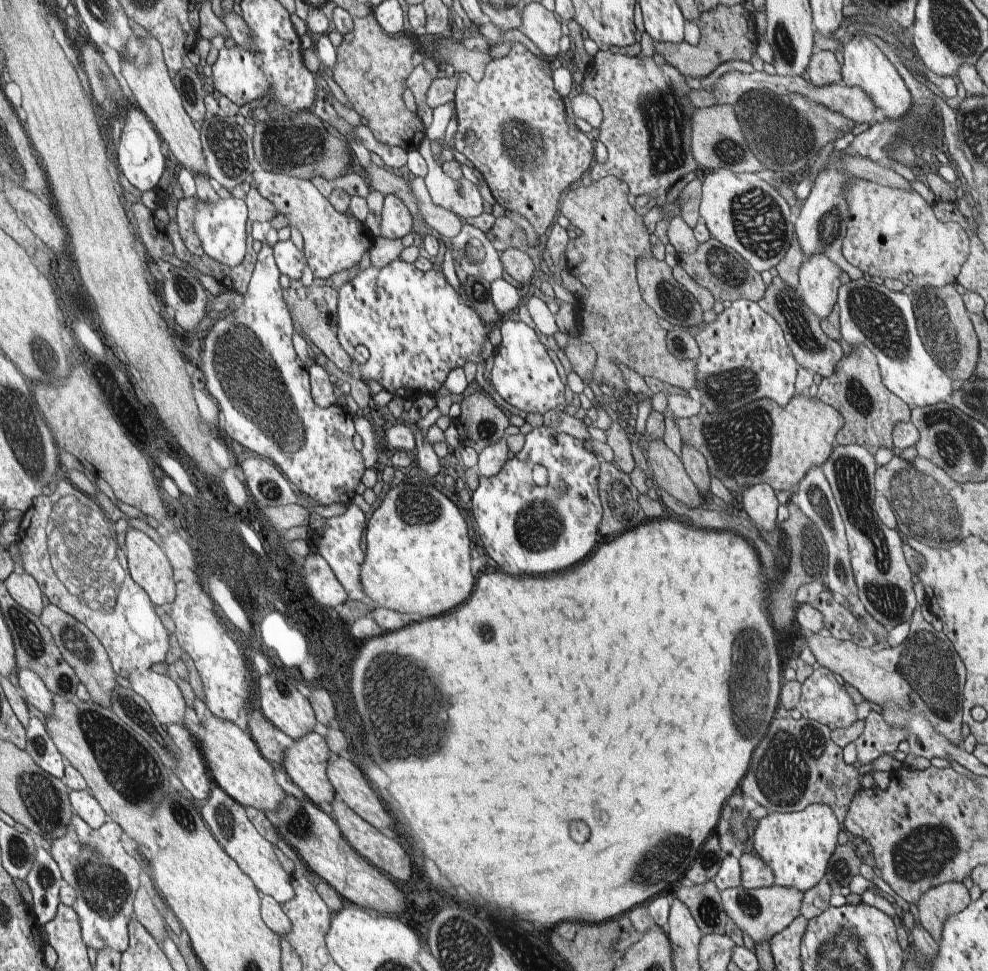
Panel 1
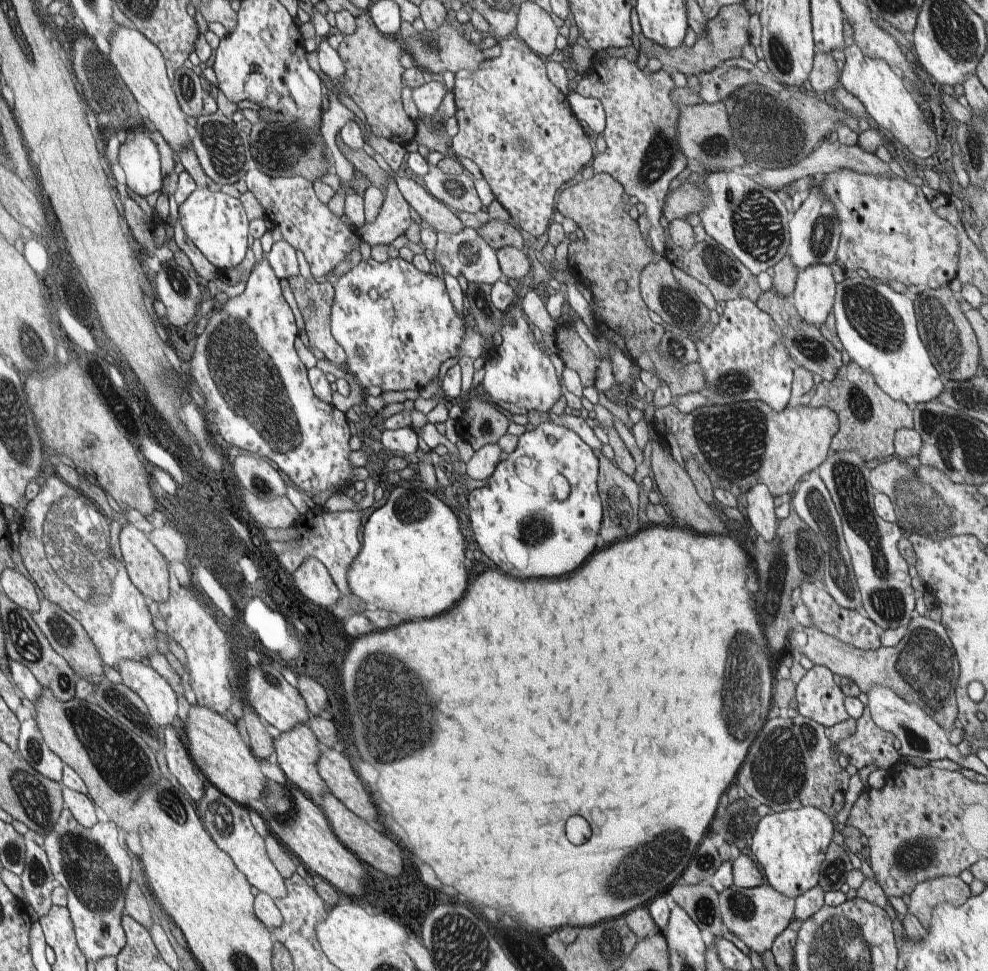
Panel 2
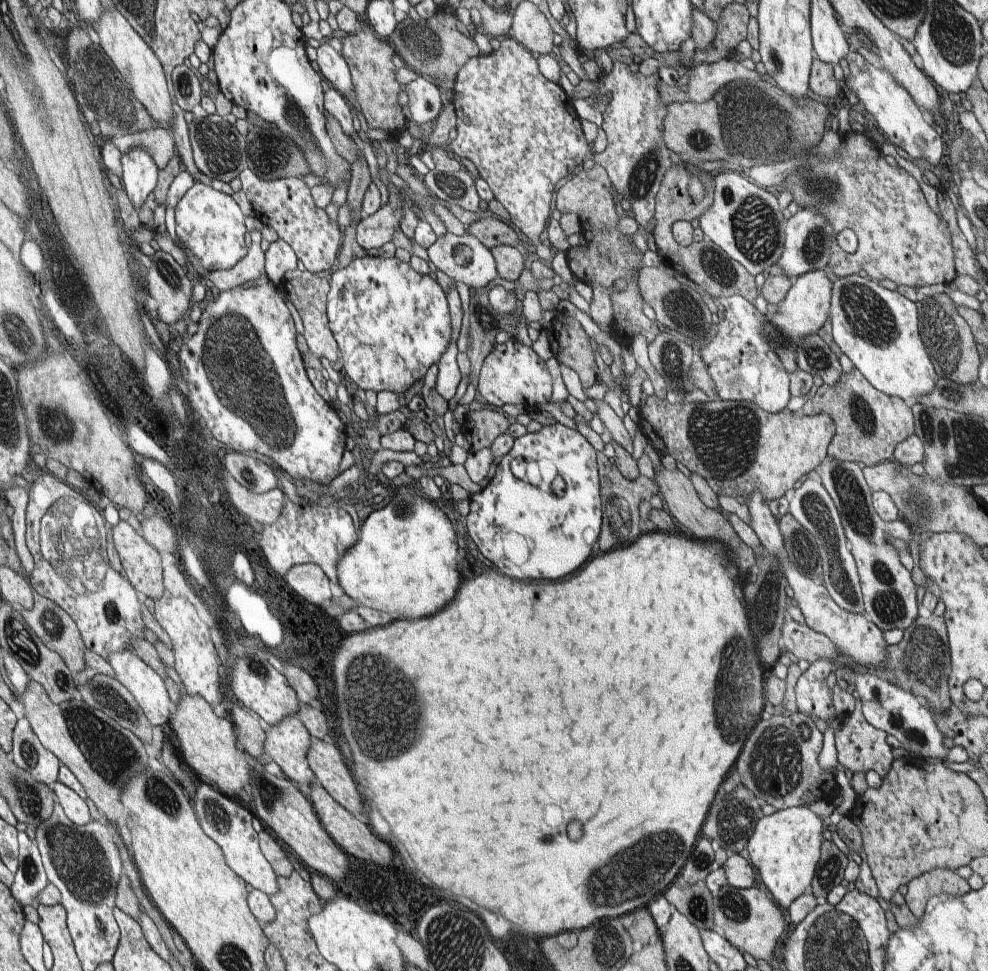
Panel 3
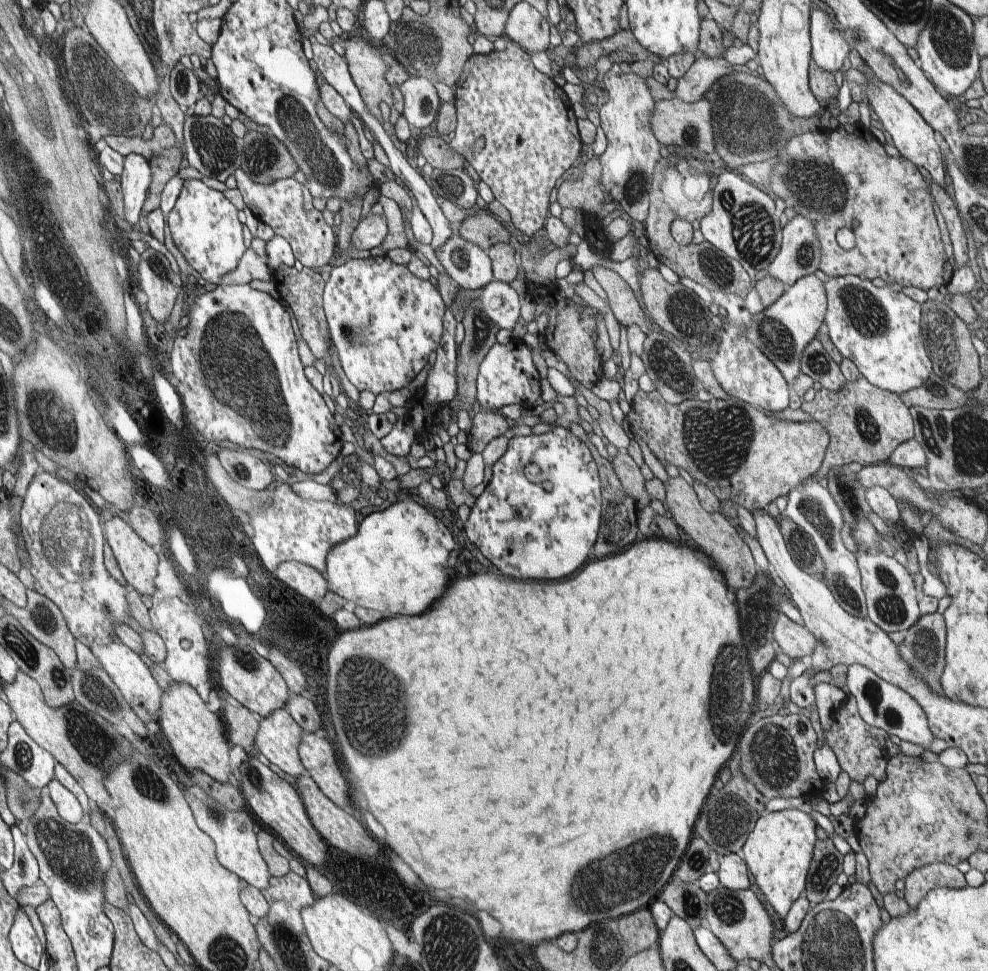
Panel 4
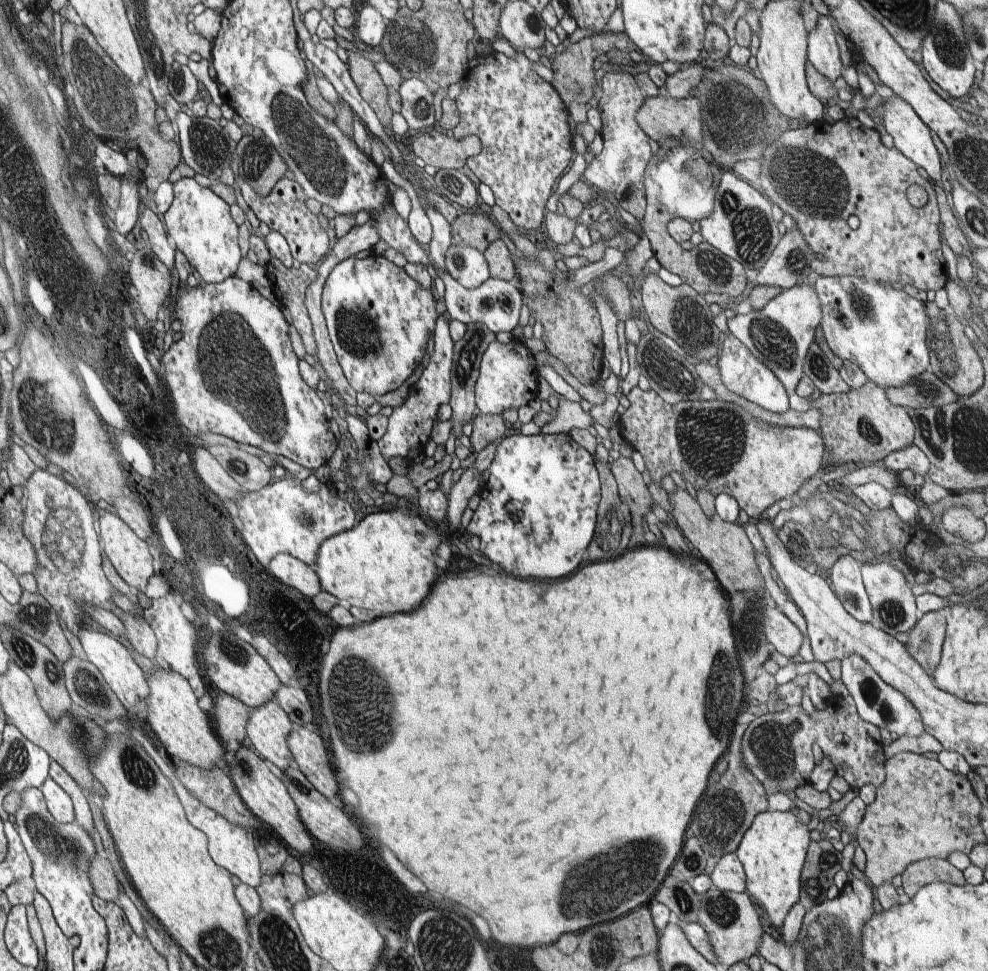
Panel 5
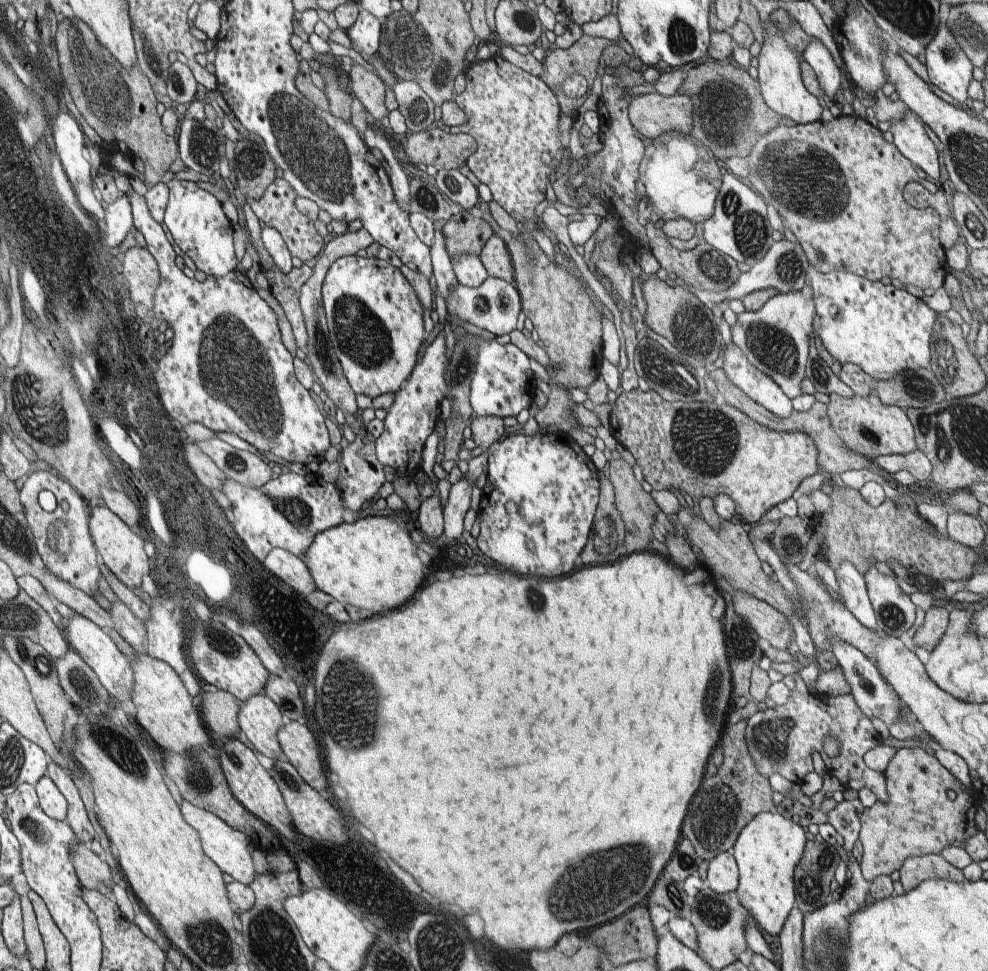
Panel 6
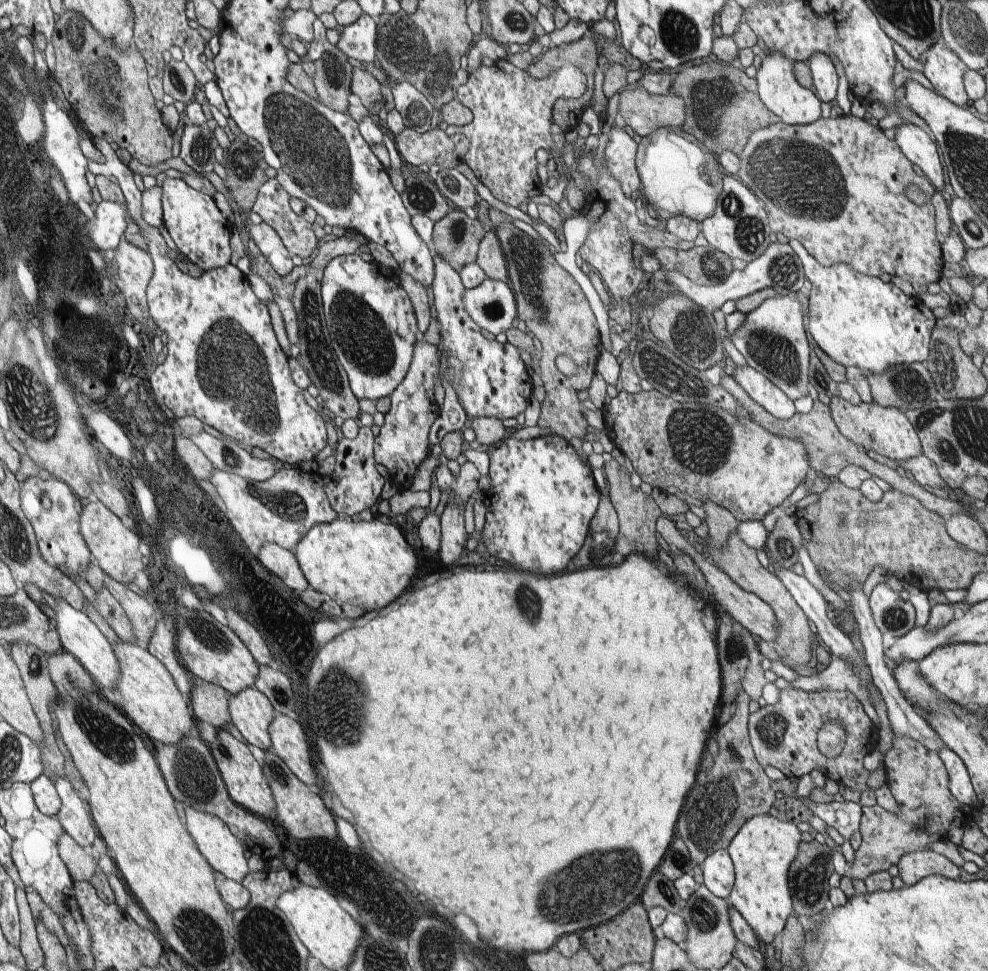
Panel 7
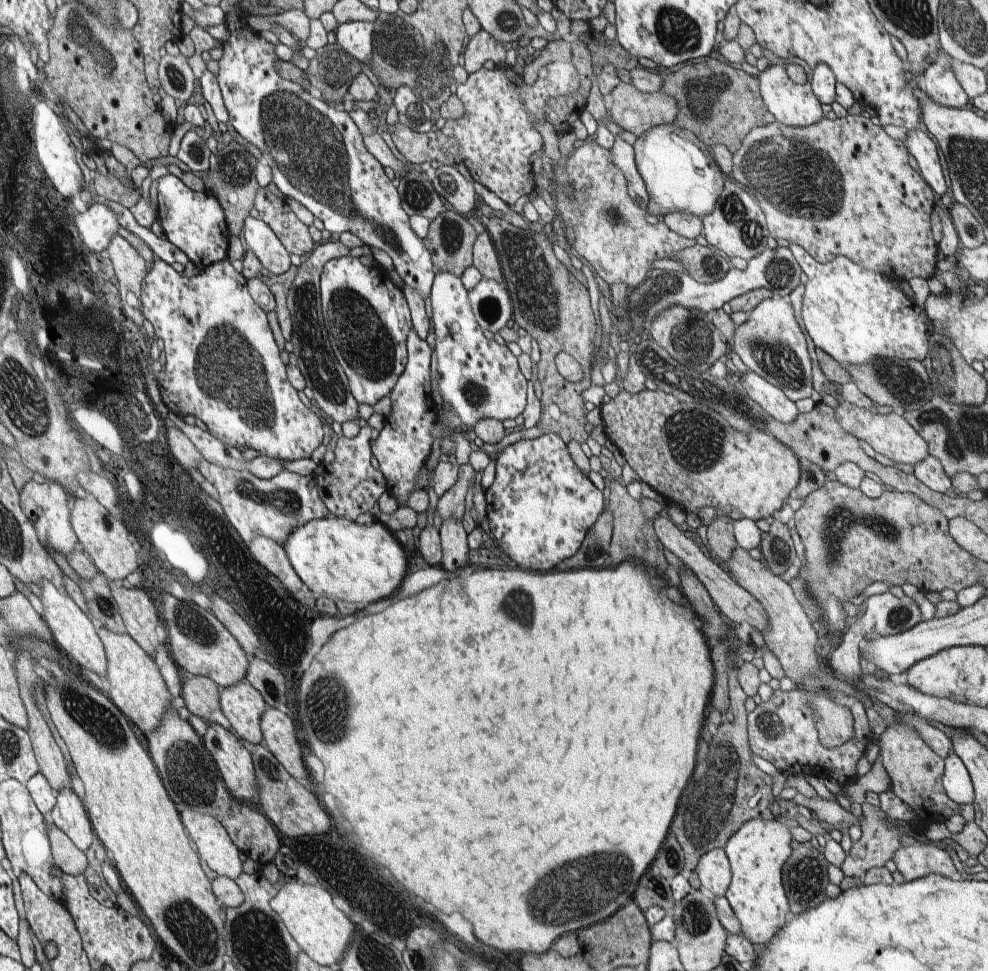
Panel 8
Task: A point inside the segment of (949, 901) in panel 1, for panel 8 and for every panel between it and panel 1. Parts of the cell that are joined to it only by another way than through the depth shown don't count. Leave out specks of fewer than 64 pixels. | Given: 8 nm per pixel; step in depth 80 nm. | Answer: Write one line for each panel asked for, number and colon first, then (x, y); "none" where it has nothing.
2: (925, 897)
3: (921, 889)
4: (919, 882)
5: (918, 874)
6: (915, 870)
7: (913, 867)
8: (914, 861)

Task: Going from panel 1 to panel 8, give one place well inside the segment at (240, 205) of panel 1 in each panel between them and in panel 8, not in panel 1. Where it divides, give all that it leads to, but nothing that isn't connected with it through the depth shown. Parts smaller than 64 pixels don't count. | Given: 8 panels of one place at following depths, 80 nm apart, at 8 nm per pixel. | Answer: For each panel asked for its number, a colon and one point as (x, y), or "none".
2: (216, 223)
3: (210, 223)
4: (204, 225)
5: (198, 221)
6: (195, 218)
7: (192, 219)
8: (193, 221)

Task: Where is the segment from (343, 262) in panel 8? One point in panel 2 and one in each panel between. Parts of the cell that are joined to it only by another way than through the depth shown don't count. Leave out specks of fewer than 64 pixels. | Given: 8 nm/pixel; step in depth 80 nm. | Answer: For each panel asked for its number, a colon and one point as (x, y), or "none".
2: (405, 322)
3: (392, 323)
4: (384, 321)
5: (379, 318)
6: (375, 320)
7: (370, 319)

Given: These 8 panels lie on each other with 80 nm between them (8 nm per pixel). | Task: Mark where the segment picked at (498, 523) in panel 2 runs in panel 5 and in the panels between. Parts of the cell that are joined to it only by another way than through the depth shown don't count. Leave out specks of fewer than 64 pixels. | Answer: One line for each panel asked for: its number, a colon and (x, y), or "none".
3: (526, 533)
4: (528, 532)
5: (537, 514)

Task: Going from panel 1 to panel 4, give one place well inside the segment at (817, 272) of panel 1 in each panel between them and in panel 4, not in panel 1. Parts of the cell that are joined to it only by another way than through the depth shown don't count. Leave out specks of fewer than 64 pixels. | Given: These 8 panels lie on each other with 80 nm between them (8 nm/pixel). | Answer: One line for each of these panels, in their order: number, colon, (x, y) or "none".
2: (814, 295)
3: (806, 307)
4: (782, 331)

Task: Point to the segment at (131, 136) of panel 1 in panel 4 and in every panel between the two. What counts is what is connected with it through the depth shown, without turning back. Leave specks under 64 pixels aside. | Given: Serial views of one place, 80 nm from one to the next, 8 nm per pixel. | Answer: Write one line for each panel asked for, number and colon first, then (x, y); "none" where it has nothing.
2: (138, 158)
3: (139, 177)
4: (136, 177)

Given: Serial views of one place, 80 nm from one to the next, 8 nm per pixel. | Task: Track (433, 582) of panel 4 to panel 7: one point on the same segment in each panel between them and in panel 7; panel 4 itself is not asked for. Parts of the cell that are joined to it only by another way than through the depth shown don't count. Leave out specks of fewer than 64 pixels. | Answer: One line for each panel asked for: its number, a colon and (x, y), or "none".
5: (385, 564)
6: (371, 564)
7: (368, 563)

